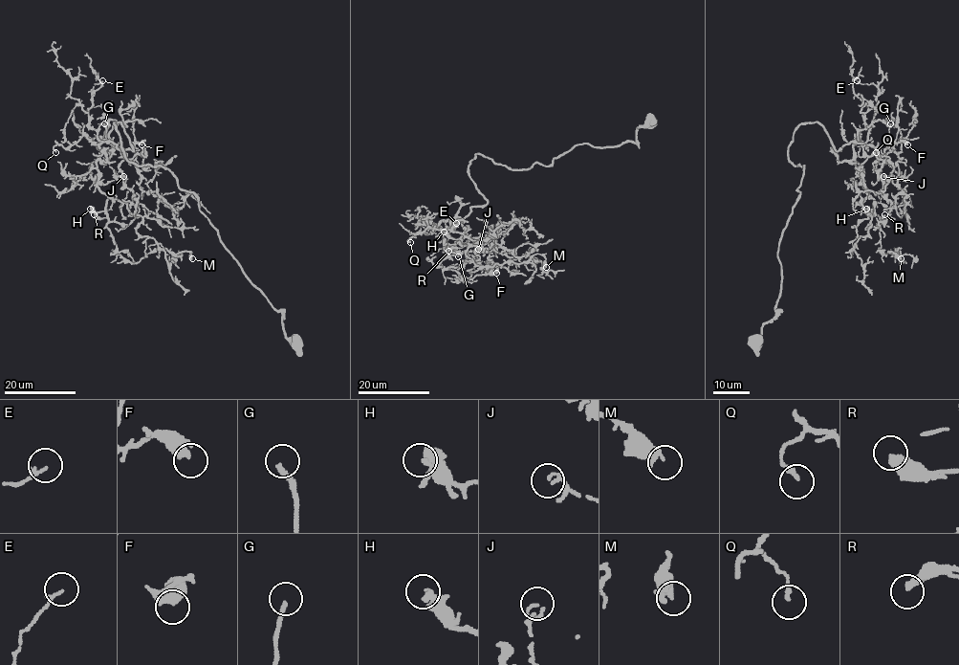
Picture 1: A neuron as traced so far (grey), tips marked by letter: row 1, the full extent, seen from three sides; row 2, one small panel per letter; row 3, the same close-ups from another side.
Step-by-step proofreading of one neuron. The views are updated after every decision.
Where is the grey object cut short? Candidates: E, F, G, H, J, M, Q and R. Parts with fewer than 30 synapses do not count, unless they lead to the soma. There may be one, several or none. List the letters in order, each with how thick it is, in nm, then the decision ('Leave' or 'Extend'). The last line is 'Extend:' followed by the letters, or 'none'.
E: Thickness 150 nm. Leave
F: Thickness 500 nm. Extend
G: Thickness 190 nm. Extend
H: Thickness 170 nm. Leave
J: Thickness 160 nm. Leave
M: Thickness 380 nm. Leave
Q: Thickness 190 nm. Leave
R: Thickness 300 nm. Leave
Extend: F, G

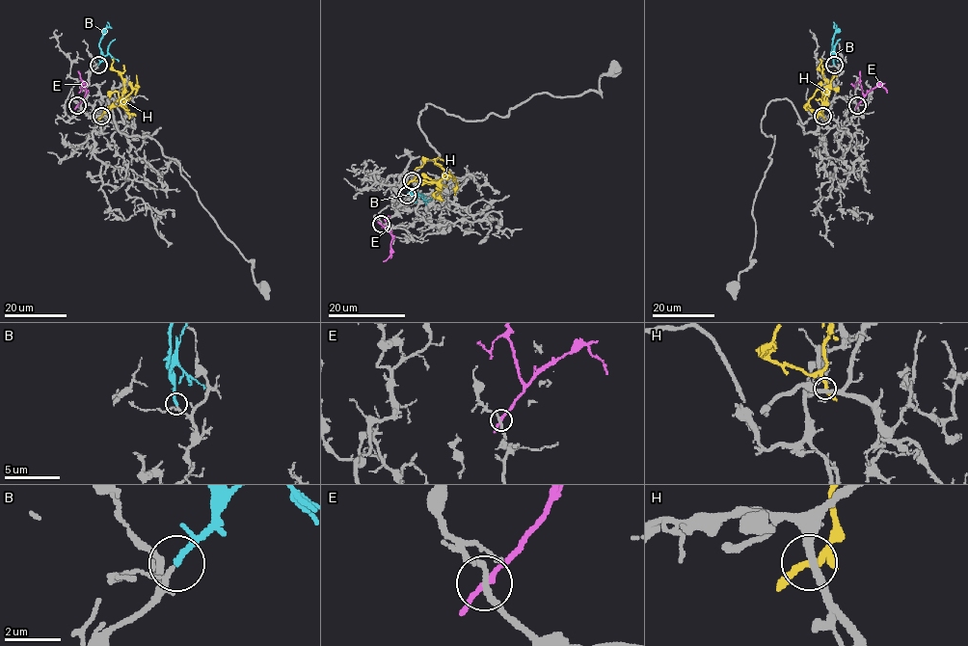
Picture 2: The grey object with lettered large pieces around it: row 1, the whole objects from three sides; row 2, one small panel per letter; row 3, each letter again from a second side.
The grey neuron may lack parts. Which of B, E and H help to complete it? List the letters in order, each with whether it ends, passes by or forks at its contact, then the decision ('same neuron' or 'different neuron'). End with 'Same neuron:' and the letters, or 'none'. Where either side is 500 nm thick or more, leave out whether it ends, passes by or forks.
B: it passes by; same neuron
E: it passes by; different neuron
H: it passes by; different neuron
Same neuron: B

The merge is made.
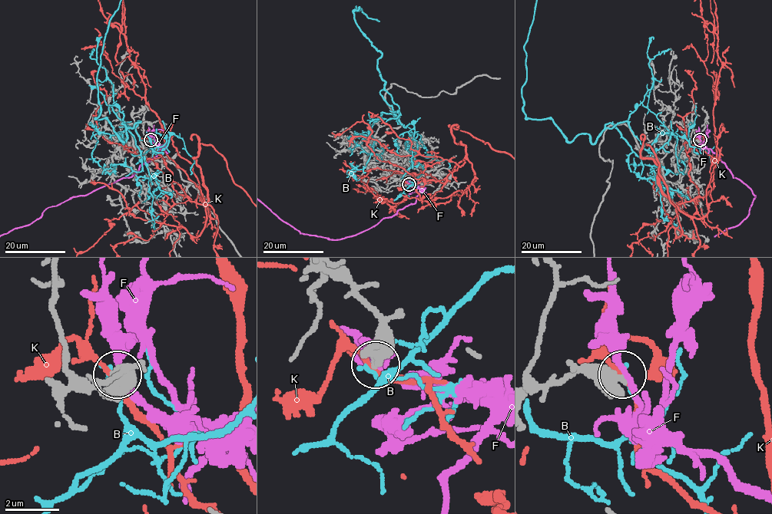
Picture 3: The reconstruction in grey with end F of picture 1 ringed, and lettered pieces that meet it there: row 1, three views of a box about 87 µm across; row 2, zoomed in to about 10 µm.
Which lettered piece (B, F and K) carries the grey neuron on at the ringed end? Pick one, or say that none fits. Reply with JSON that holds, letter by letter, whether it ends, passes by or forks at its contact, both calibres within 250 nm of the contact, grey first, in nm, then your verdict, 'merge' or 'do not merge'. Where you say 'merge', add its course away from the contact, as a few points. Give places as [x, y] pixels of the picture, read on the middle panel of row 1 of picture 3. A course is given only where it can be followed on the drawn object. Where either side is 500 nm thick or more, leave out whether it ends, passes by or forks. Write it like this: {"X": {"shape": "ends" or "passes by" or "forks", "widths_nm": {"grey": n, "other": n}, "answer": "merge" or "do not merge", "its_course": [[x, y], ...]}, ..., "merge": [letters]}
{"B": {"widths_nm": {"grey": 600, "other": 160}, "answer": "do not merge"}, "F": {"widths_nm": {"grey": 650, "other": 220}, "answer": "do not merge"}, "K": {"widths_nm": {"grey": 700, "other": 160}, "answer": "do not merge"}, "merge": []}

